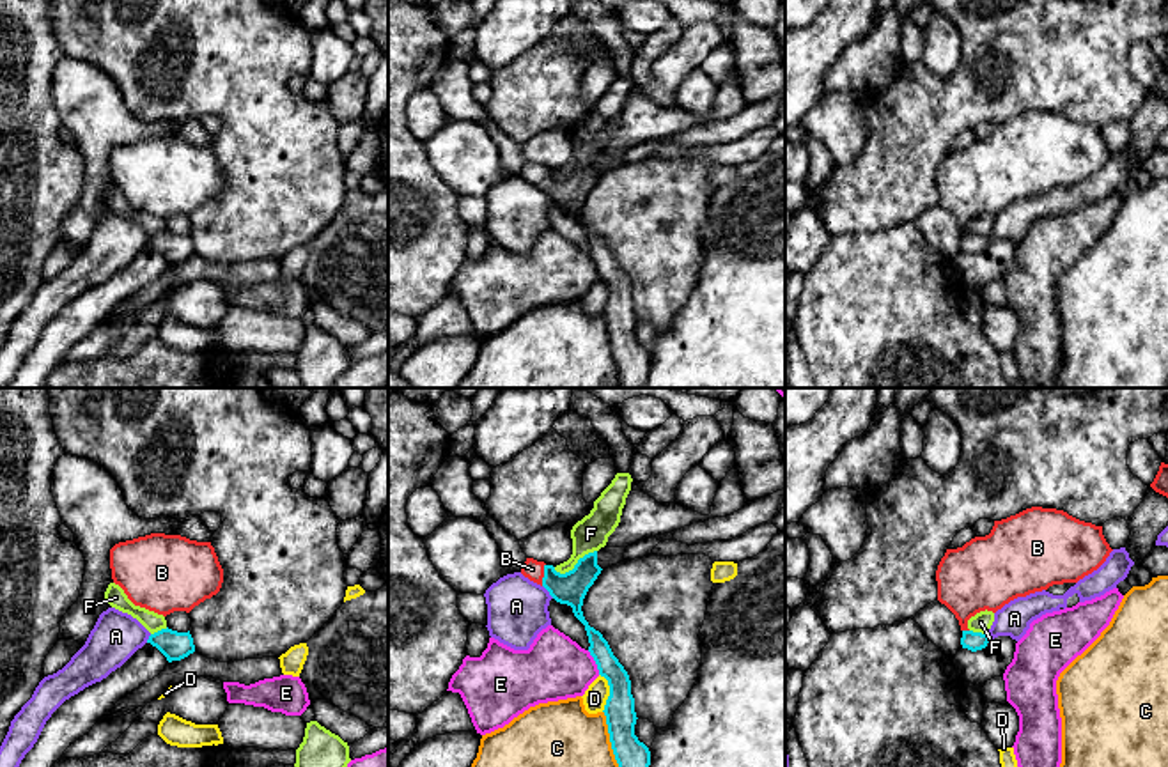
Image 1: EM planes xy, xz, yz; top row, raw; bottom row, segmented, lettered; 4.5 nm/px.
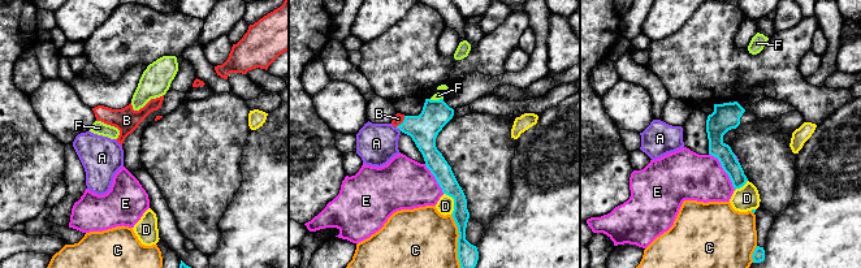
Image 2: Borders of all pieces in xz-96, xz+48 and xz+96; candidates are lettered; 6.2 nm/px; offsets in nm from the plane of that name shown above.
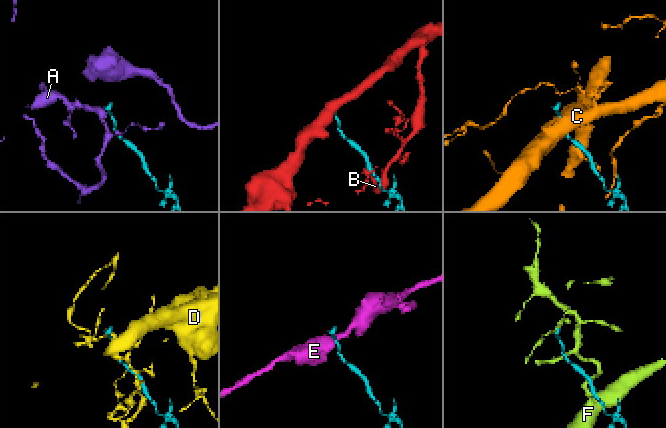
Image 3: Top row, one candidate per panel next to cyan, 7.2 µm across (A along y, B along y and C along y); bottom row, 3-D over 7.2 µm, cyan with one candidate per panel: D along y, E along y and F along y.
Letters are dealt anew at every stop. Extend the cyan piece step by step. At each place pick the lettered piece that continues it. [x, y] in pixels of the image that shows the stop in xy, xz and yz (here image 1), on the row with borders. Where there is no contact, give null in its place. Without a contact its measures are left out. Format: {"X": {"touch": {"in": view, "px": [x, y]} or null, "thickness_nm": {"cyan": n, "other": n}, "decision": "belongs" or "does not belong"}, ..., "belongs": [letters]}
{"A": {"touch": {"in": "xz", "px": [548, 590]}, "thickness_nm": {"cyan": 150, "other": 280}, "decision": "does not belong"}, "B": {"touch": {"in": "xz", "px": [545, 574]}, "thickness_nm": {"cyan": 150, "other": 90}, "decision": "belongs"}, "C": {"touch": {"in": "xz", "px": [610, 739]}, "thickness_nm": {"cyan": 140, "other": 300}, "decision": "does not belong"}, "D": {"touch": {"in": "xz", "px": [610, 693]}, "thickness_nm": {"cyan": 140, "other": 110}, "decision": "does not belong"}, "E": {"touch": {"in": "xz", "px": [596, 663]}, "thickness_nm": {"cyan": 140, "other": 300}, "decision": "does not belong"}, "F": {"touch": {"in": "xz", "px": [575, 565]}, "thickness_nm": {"cyan": 150, "other": 160}, "decision": "does not belong"}, "belongs": ["B"]}

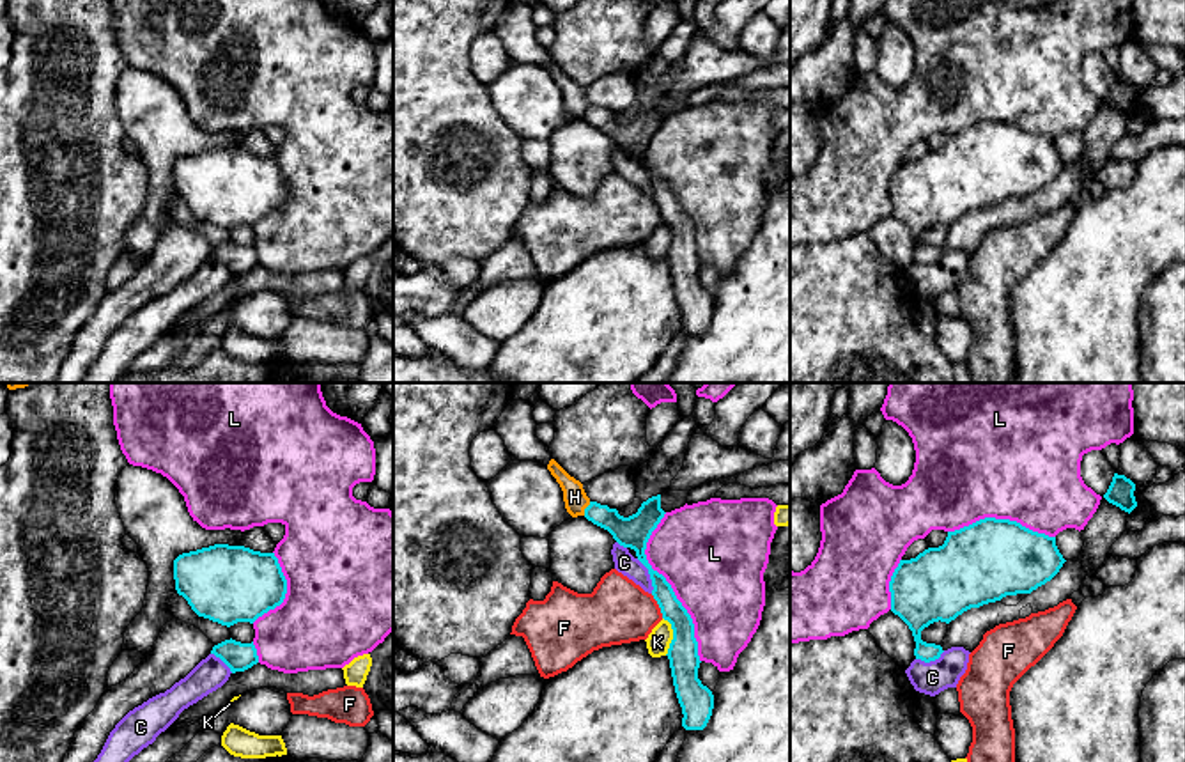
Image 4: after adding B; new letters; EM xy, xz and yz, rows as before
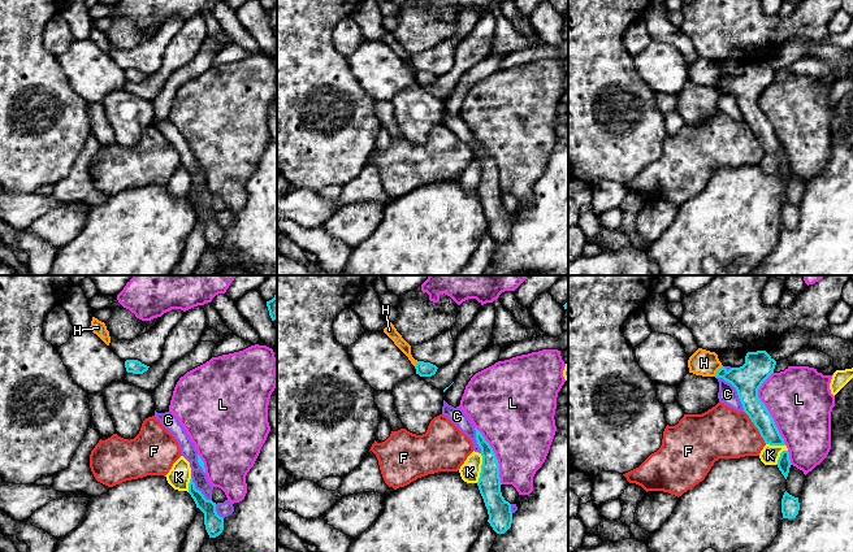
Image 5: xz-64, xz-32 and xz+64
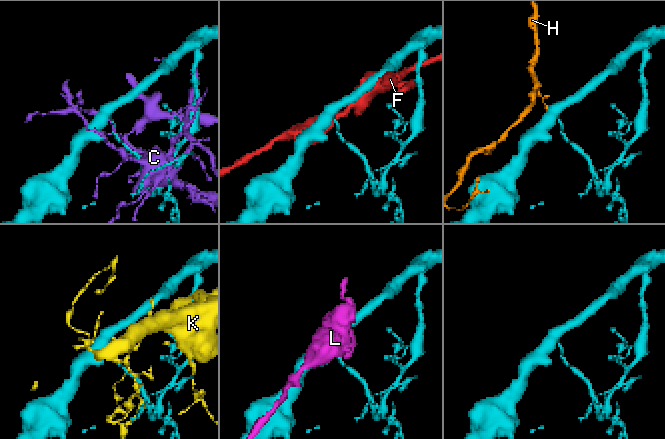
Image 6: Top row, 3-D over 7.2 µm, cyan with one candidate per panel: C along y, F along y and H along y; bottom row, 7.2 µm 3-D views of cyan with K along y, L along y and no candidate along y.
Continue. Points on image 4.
{"C": {"touch": {"in": "xz", "px": [650, 576]}, "thickness_nm": {"cyan": 150, "other": 100}, "decision": "does not belong"}, "F": {"touch": {"in": "xz", "px": [659, 606]}, "thickness_nm": {"cyan": 140, "other": 300}, "decision": "does not belong"}, "H": {"touch": {"in": "xz", "px": [585, 509]}, "thickness_nm": {"cyan": 150, "other": 110}, "decision": "does not belong"}, "K": {"touch": {"in": "xz", "px": [673, 637]}, "thickness_nm": {"cyan": 140, "other": 110}, "decision": "does not belong"}, "L": {"touch": {"in": "xz", "px": [670, 587]}, "thickness_nm": {"cyan": 100, "other": 480}, "decision": "does not belong"}, "belongs": []}

